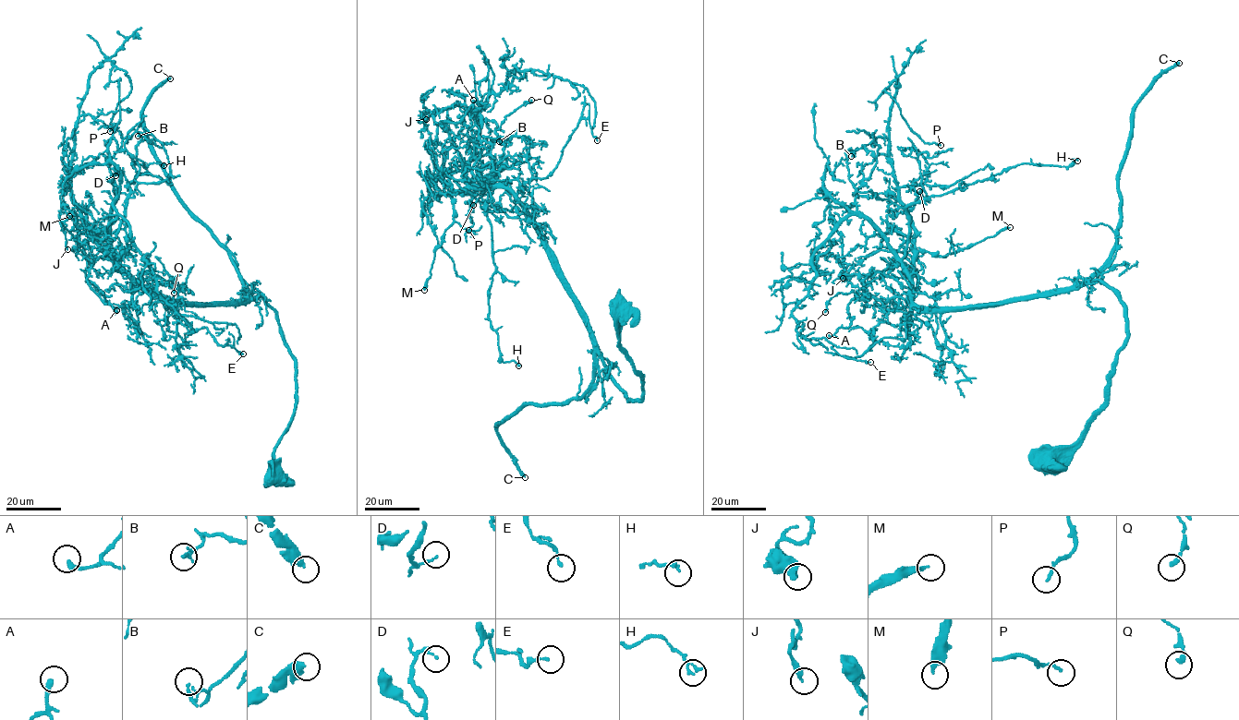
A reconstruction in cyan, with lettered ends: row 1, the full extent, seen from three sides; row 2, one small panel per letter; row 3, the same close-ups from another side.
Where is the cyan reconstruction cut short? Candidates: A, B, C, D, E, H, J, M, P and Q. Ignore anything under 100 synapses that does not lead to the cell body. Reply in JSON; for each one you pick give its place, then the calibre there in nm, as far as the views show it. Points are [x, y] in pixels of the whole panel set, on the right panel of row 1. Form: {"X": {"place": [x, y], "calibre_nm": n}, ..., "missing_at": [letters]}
{"C": {"place": [1179, 63], "calibre_nm": 420}, "missing_at": ["C"]}

